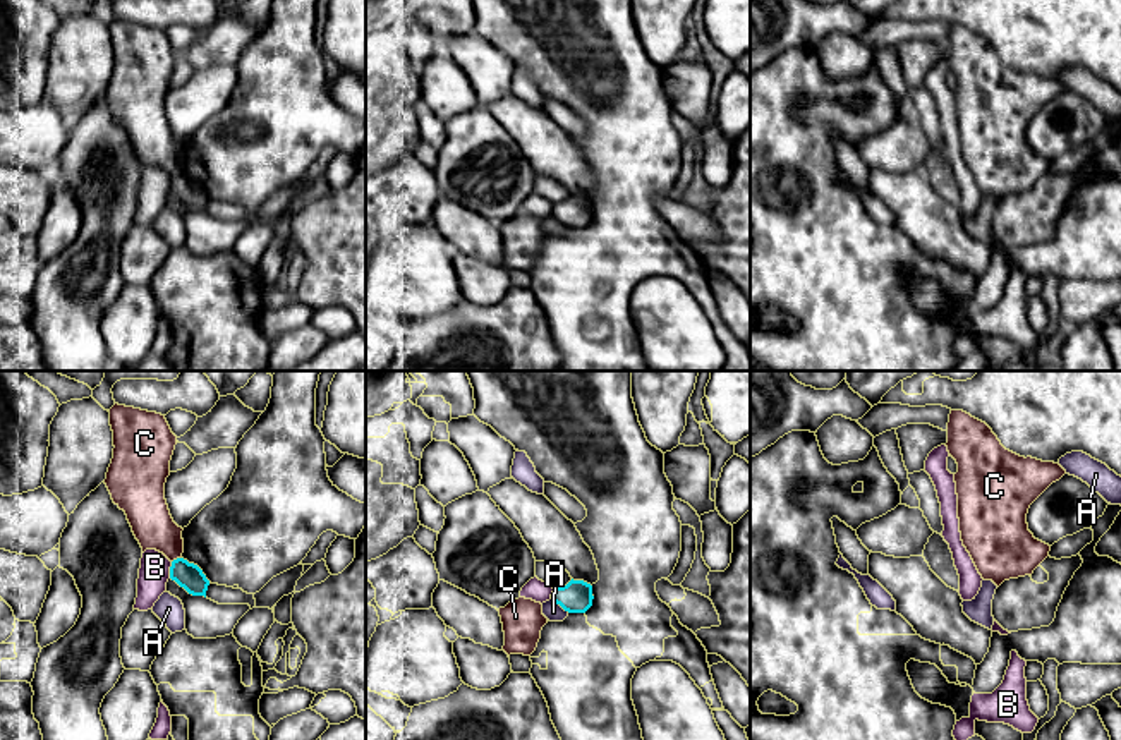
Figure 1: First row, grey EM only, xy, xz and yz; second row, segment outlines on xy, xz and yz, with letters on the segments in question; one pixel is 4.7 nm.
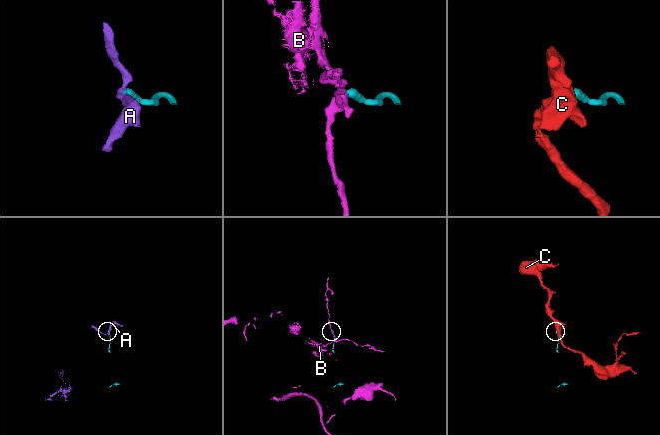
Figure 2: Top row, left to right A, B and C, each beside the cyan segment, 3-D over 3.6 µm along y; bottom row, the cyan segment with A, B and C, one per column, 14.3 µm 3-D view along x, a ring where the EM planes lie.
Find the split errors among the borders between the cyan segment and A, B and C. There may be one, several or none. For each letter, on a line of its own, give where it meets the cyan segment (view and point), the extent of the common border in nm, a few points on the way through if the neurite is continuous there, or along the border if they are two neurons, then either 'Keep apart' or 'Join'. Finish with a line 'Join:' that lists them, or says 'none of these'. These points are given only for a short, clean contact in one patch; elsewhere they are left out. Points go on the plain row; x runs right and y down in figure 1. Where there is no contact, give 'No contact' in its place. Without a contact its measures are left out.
A: Touches cyan at xz (560, 220). Shared border 110 nm. Boundary: xz (551, 213), (569, 227). Keep apart
B: Touches cyan at xy (170, 186). Shared border 80 nm. Boundary: xy (172, 177), (169, 193). Keep apart
C: Touches cyan at xy (177, 174). Shared border 50 nm. Boundary: xy (181, 172), (172, 177). Keep apart
Join: none of these

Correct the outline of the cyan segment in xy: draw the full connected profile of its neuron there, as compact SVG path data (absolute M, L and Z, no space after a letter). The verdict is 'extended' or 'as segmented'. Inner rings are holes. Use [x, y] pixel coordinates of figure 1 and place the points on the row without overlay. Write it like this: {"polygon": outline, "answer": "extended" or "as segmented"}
{"polygon": "M177 173L172 177L170 194L184 203L189 209L206 213L209 196L197 180L189 179L184 173Z", "answer": "as segmented"}

